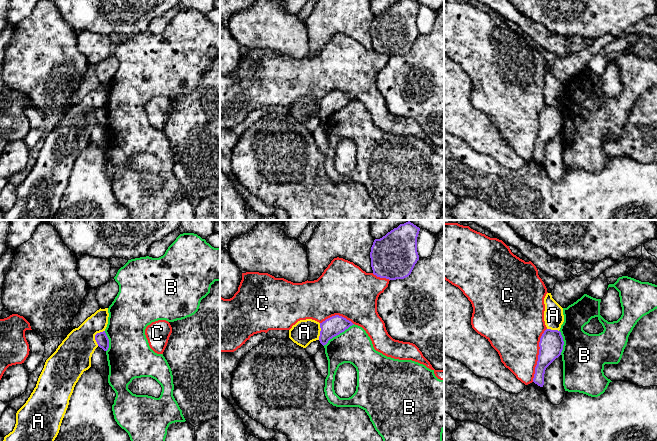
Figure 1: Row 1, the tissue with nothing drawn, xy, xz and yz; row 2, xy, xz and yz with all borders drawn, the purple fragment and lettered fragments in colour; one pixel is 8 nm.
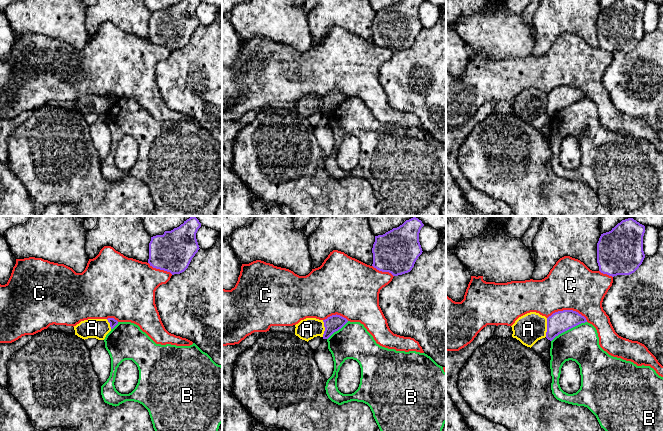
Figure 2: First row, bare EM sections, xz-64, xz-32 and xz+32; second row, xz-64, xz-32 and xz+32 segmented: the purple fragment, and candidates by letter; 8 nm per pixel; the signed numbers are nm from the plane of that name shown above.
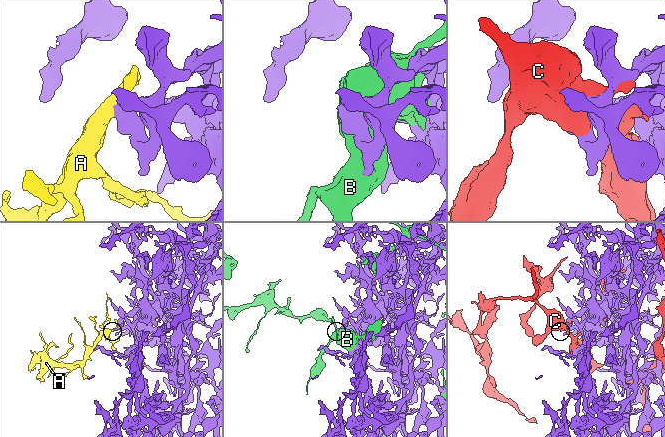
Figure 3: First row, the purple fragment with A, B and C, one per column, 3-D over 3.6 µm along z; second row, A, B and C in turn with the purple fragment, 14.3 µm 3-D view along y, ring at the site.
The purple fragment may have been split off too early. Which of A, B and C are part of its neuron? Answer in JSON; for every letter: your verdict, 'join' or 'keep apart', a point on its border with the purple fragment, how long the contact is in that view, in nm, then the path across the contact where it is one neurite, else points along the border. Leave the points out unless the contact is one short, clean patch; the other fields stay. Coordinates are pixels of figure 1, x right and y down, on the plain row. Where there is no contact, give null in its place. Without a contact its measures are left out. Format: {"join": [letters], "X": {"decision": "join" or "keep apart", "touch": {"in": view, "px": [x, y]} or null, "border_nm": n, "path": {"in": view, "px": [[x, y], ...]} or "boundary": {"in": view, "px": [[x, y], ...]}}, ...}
{"join": [], "A": {"decision": "keep apart", "touch": {"in": "xy", "px": [95, 112]}, "border_nm": 140, "boundary": {"in": "xy", "px": [[104, 106], [95, 111], [97, 121]]}}, "B": {"decision": "keep apart", "touch": {"in": "xz", "px": [338, 110]}, "border_nm": 300}, "C": {"decision": "keep apart", "touch": {"in": "yz", "px": [538, 131]}, "border_nm": 440}}

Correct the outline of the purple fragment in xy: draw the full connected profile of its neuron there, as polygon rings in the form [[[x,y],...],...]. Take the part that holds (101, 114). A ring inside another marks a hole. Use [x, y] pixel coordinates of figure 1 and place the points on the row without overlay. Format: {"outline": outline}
{"outline": [[[105,107],[97,109],[95,111],[95,116],[100,124],[104,127],[107,127],[109,124],[109,115],[105,109]]]}

